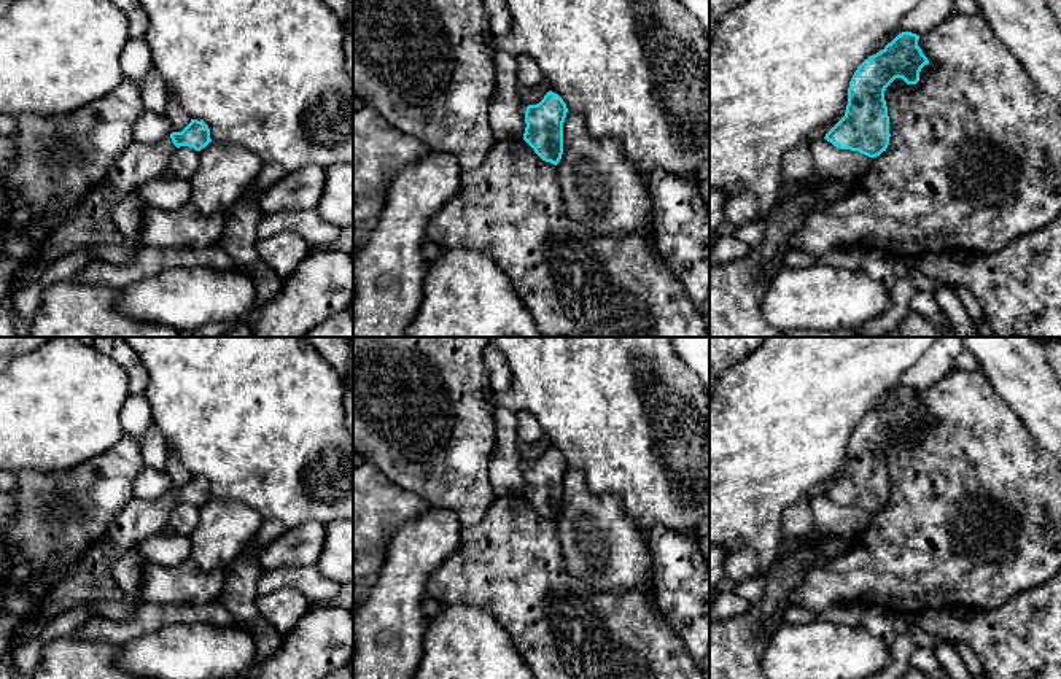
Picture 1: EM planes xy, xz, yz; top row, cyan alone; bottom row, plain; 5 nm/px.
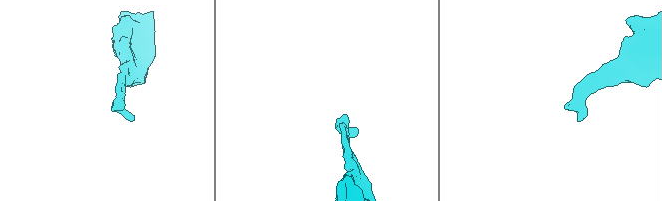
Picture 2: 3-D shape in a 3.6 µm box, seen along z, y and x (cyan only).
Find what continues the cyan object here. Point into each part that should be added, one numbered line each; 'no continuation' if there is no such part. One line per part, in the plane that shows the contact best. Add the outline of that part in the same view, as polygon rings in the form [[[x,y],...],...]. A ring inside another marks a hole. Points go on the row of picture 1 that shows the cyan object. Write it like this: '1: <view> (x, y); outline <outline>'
1: xy (91, 223); outline [[[170,135],[156,143],[132,140],[110,173],[92,188],[65,221],[41,245],[33,262],[27,262],[13,278],[13,289],[32,285],[41,270],[60,256],[97,243],[132,246],[118,231],[111,208],[124,197],[169,169],[177,146]]]

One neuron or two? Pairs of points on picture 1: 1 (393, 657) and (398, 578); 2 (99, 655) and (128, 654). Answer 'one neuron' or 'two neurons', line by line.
1: one neuron
2: two neurons

